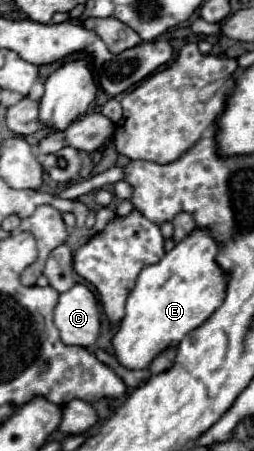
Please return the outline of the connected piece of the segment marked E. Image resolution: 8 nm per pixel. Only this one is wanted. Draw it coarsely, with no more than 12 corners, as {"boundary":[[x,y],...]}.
{"boundary":[[194,229],[138,275],[112,343],[146,369],[224,301],[216,239]]}

